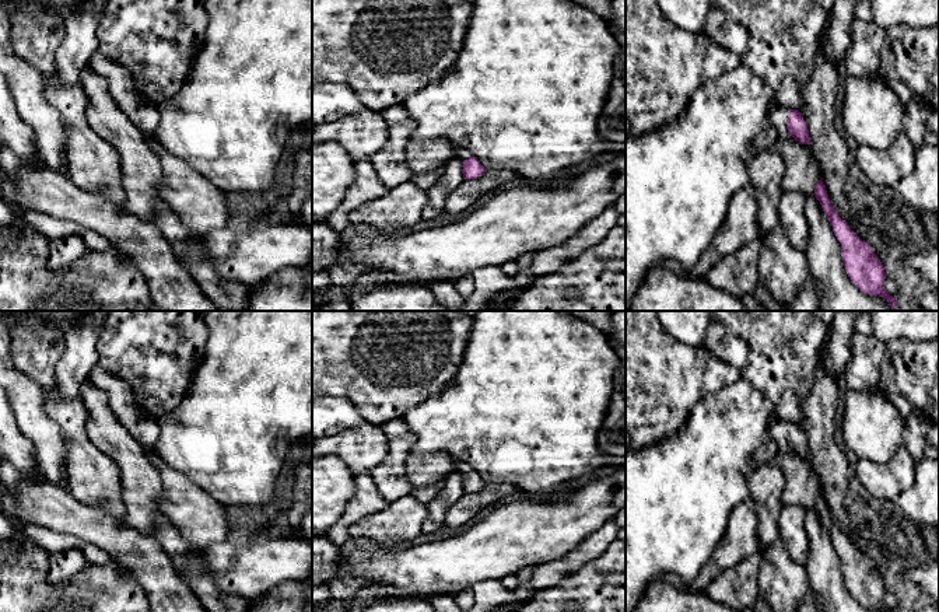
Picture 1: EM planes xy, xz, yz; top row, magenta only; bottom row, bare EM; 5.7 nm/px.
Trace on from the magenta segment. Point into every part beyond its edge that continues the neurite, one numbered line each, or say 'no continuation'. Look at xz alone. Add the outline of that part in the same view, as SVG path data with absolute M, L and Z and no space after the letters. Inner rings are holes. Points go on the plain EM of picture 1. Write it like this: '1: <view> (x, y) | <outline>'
1: xz (459, 465) | M455 458L453 459L453 471L460 472L460 473L465 475L465 473L472 472L473 466L469 462L463 461L463 459Z

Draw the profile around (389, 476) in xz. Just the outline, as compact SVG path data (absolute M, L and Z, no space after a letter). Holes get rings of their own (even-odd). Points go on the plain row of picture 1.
M414 434L390 438L386 458L371 471L372 480L388 503L411 493L407 478L407 459L411 455Z

